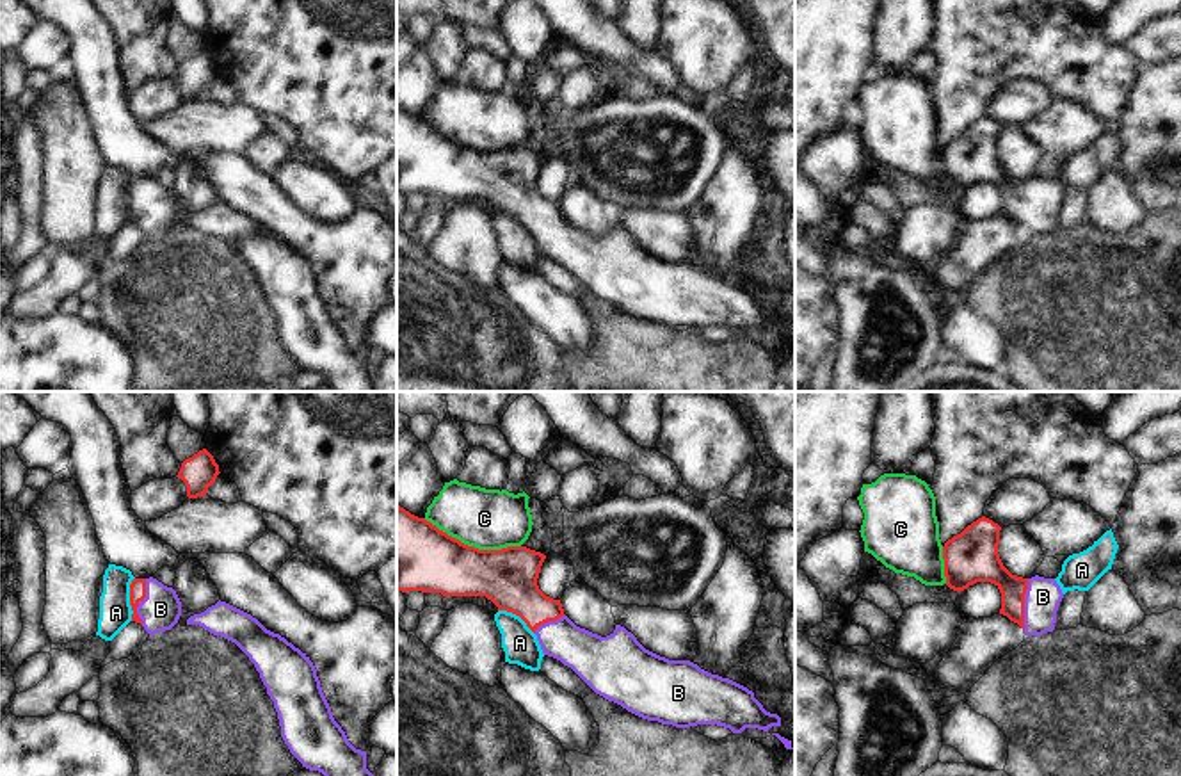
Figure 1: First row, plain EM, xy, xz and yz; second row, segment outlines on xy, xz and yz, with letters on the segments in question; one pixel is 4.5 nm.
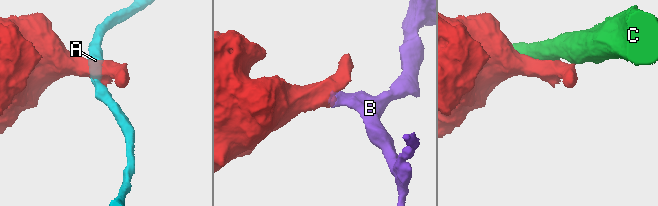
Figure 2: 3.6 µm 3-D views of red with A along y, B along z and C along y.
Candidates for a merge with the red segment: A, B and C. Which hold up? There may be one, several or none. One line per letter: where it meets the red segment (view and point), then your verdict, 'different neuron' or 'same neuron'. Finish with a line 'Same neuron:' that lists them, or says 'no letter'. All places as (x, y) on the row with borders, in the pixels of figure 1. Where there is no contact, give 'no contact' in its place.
A: xy (130, 598) | different neuron
B: yz (1023, 604) | same neuron
C: xz (472, 547) | different neuron
Same neuron: B

